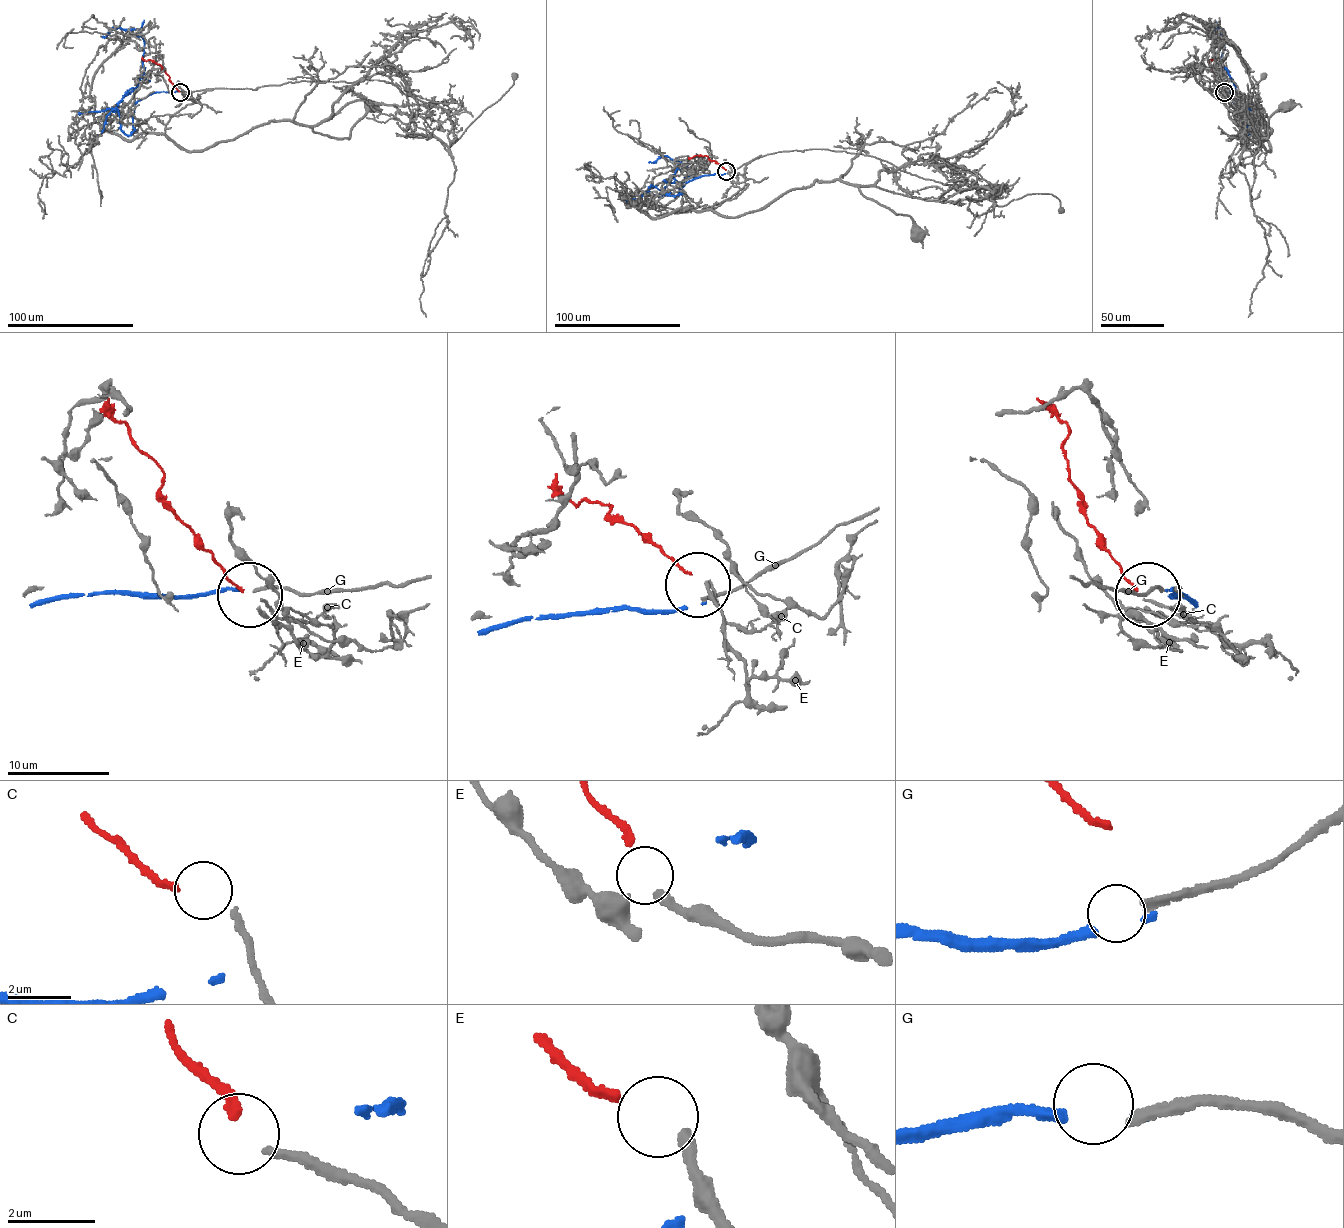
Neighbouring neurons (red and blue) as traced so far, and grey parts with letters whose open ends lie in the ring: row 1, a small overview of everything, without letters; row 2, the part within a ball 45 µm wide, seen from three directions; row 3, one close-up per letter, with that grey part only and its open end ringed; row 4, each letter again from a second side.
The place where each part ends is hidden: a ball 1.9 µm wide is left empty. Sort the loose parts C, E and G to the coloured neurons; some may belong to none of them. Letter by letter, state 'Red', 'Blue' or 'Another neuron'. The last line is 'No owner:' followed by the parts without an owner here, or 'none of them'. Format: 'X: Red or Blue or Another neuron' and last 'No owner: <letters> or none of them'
C: Another neuron
E: Another neuron
G: Another neuron
No owner: C, E, G

